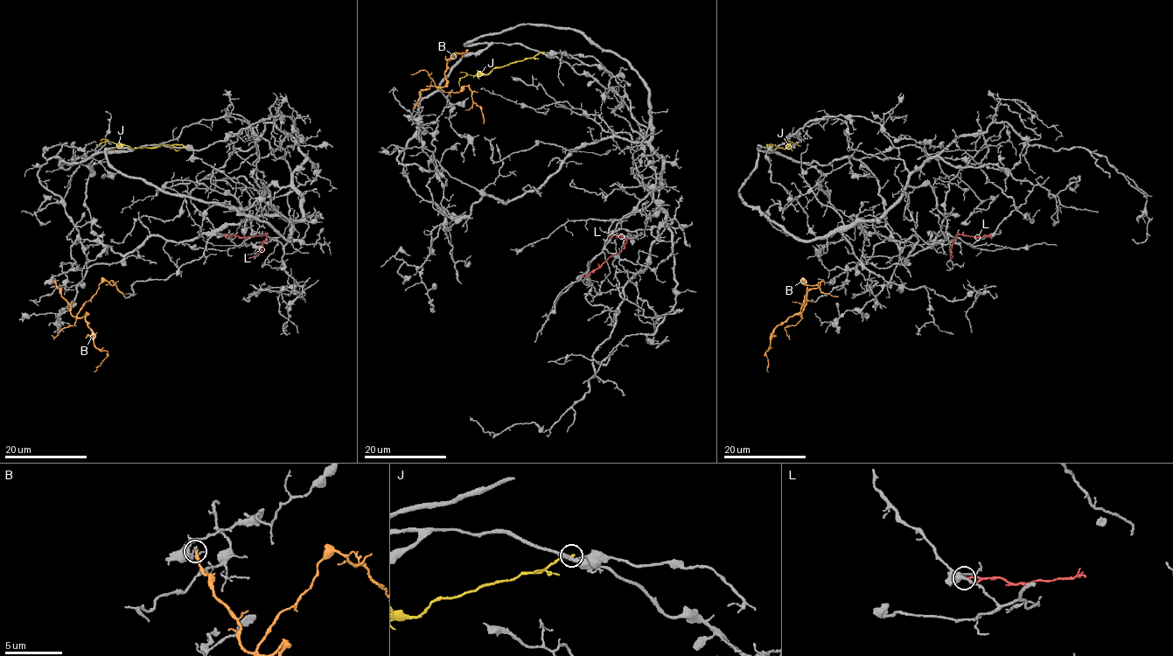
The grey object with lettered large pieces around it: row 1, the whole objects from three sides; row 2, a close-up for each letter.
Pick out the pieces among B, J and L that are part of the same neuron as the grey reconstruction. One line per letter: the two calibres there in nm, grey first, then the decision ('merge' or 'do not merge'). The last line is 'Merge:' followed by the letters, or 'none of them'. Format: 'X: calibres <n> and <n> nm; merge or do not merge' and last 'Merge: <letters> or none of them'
B: calibres 170 and 280 nm; do not merge
J: calibres 380 and 280 nm; do not merge
L: calibres 400 and 170 nm; do not merge
Merge: none of them

